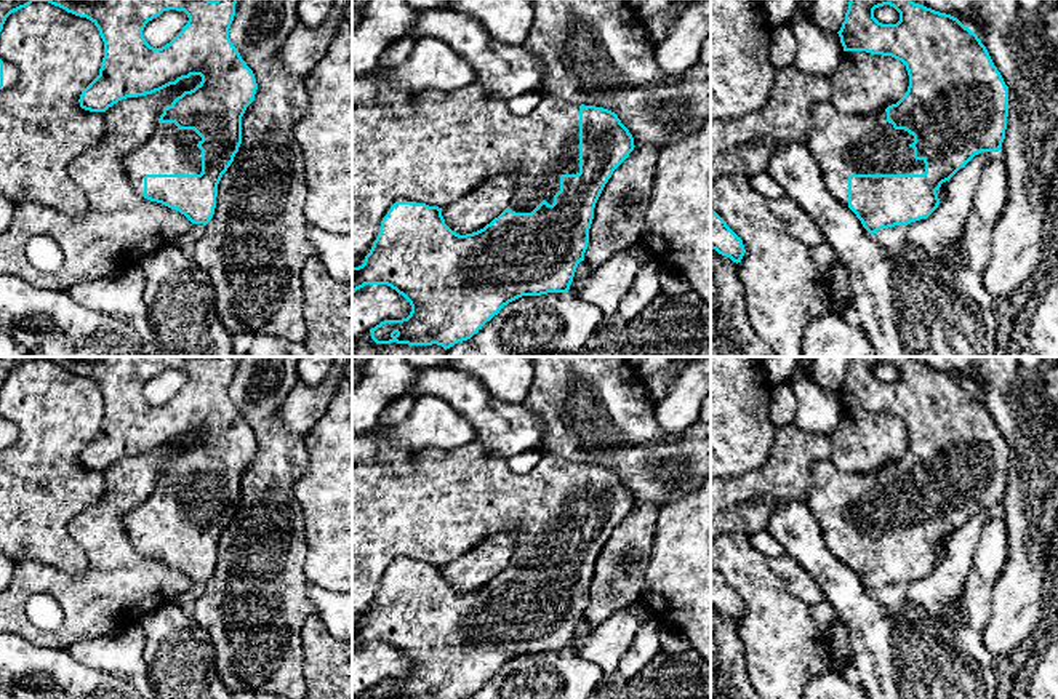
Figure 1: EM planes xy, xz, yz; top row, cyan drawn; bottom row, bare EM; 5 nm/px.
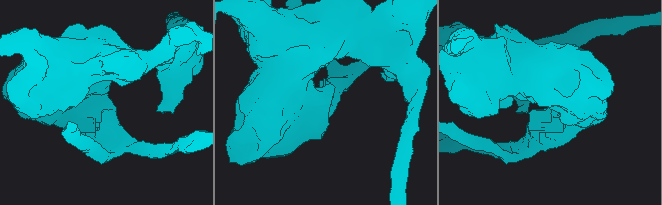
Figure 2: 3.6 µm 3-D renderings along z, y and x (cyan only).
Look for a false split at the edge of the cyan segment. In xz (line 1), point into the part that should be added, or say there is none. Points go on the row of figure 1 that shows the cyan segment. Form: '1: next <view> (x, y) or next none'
1: next xz (432, 147)

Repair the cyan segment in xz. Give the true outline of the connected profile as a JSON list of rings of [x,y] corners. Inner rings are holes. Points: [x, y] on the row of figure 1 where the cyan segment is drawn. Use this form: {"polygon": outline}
{"polygon": [[[365,72],[352,78],[352,293],[365,285],[387,285],[402,294],[411,306],[411,312],[407,318],[384,320],[371,328],[371,339],[376,344],[437,344],[447,350],[458,342],[471,339],[504,306],[522,296],[568,293],[576,267],[584,261],[595,203],[613,171],[629,157],[634,147],[634,138],[629,130],[615,112],[603,107],[579,106],[559,98],[543,96],[530,114],[519,117],[509,110],[506,101],[488,96],[477,82],[453,91],[411,91],[402,85],[392,86],[379,82],[375,72]],[[498,176],[509,176],[515,181],[509,206],[477,232],[466,235],[453,232],[445,224],[442,208],[469,194],[485,181]]]}

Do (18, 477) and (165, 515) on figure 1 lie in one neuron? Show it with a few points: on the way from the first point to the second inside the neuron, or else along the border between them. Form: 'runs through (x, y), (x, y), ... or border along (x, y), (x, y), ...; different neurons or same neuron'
runs through (90, 426), (205, 418), (208, 447); same neuron

